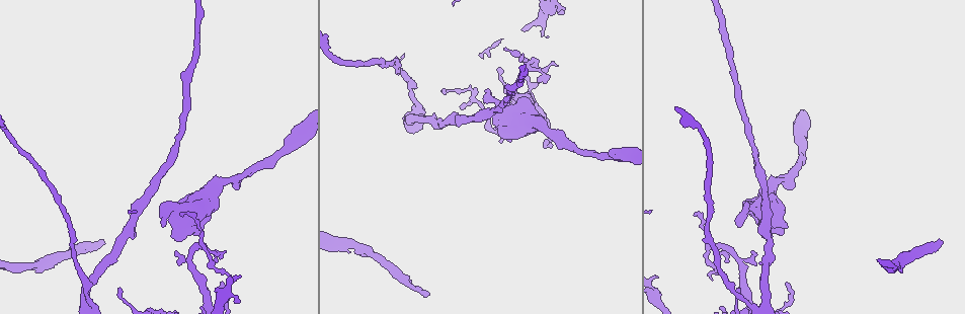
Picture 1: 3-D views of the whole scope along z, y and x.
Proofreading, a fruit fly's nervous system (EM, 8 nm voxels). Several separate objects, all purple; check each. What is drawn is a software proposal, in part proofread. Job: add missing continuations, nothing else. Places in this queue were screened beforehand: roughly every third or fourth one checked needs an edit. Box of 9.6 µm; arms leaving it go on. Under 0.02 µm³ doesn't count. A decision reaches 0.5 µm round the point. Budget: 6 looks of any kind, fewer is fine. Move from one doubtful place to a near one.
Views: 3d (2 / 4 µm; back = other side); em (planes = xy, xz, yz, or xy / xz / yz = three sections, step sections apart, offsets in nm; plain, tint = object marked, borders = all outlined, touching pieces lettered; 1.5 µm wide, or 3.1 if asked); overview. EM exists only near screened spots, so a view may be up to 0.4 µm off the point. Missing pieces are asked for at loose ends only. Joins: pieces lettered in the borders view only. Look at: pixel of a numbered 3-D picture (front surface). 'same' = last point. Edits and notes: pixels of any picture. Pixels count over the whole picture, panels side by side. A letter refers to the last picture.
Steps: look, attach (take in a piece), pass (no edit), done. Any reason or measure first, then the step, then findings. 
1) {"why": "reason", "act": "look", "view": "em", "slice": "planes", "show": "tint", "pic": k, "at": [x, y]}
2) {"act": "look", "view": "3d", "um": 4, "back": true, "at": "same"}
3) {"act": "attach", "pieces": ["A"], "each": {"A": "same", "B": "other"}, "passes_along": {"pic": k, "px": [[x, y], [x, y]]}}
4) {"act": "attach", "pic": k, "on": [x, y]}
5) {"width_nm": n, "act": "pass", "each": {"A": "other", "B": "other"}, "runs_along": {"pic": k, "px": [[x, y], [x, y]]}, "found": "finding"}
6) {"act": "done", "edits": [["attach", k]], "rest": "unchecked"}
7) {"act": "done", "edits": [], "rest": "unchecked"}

{"why": "an open end", "act": "look", "view": "em", "slice": "planes", "show": "borders", "pic": 1, "at": [162, 226]}

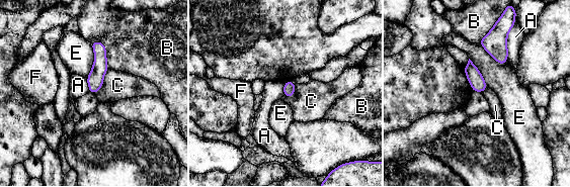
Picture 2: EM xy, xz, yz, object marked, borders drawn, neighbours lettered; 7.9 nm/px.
{"width_nm": 100, "act": "pass", "each": {"A": "other", "B": "other", "C": "other", "E": "other", "F": "other"}, "runs_along": {"pic": 2, "px": [[97, 43], [99, 69], [93, 90]]}, "found": "no lettered piece goes on from it"}

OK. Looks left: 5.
{"why": "free end", "act": "look", "view": "em", "slice": "planes", "show": "tint", "pic": 1, "at": [444, 92]}

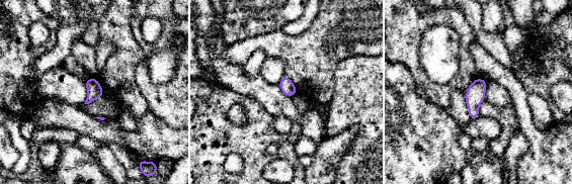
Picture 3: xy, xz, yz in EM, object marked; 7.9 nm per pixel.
{"act": "look", "view": "em", "slice": "planes", "show": "borders", "at": "same"}

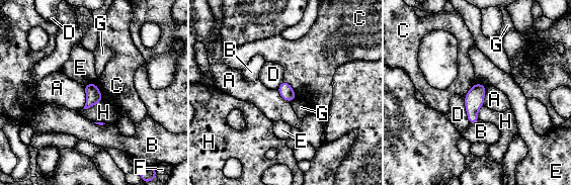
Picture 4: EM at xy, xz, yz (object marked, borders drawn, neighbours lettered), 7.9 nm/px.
{"act": "pass", "each": {"A": "other", "B": "other", "C": "other", "D": "other", "E": "other", "F": "other", "G": "other", "H": "other"}, "border": {"pic": 4, "px": [[84, 85], [85, 105], [82, 108]]}, "found": "no lettered piece goes on from it"}

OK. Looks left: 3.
{"why": "end of a long branch", "act": "look", "view": "em", "slice": "yz", "step": 4, "show": "tint", "pic": 1, "at": [427, 292]}

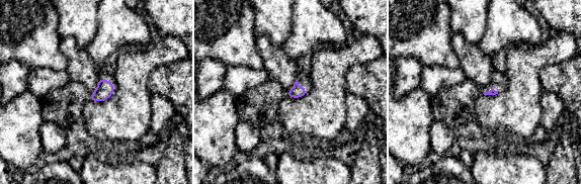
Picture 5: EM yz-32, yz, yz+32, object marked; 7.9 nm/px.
{"why": "another direction", "act": "look", "view": "em", "slice": "planes", "show": "borders", "at": "same"}

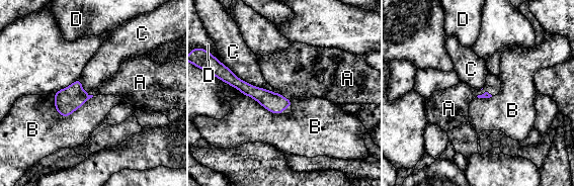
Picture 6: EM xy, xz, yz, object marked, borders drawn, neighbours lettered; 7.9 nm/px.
{"act": "attach", "pieces": ["A"], "each": {"A": "same", "B": "other", "C": "other", "D": "other"}, "found": "the neuron continues"}

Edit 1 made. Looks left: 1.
{"act": "done", "edits": [["attach", 6]], "rest": "unchecked"}

